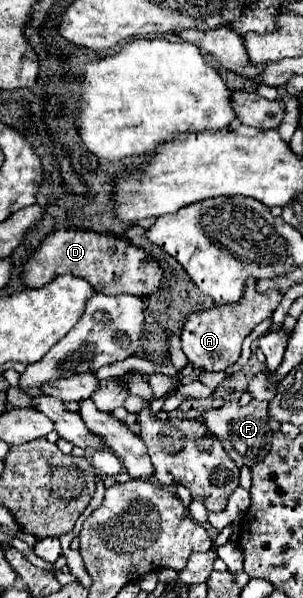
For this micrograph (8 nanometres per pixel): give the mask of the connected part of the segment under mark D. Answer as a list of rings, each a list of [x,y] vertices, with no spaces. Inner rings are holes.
[[[59,229],[47,235],[39,243],[35,253],[31,253],[23,261],[21,279],[27,287],[43,287],[51,283],[55,277],[65,273],[73,273],[75,277],[89,281],[89,285],[99,293],[105,295],[129,293],[137,297],[155,293],[163,277],[161,267],[143,249],[131,245],[127,239],[79,229]]]

